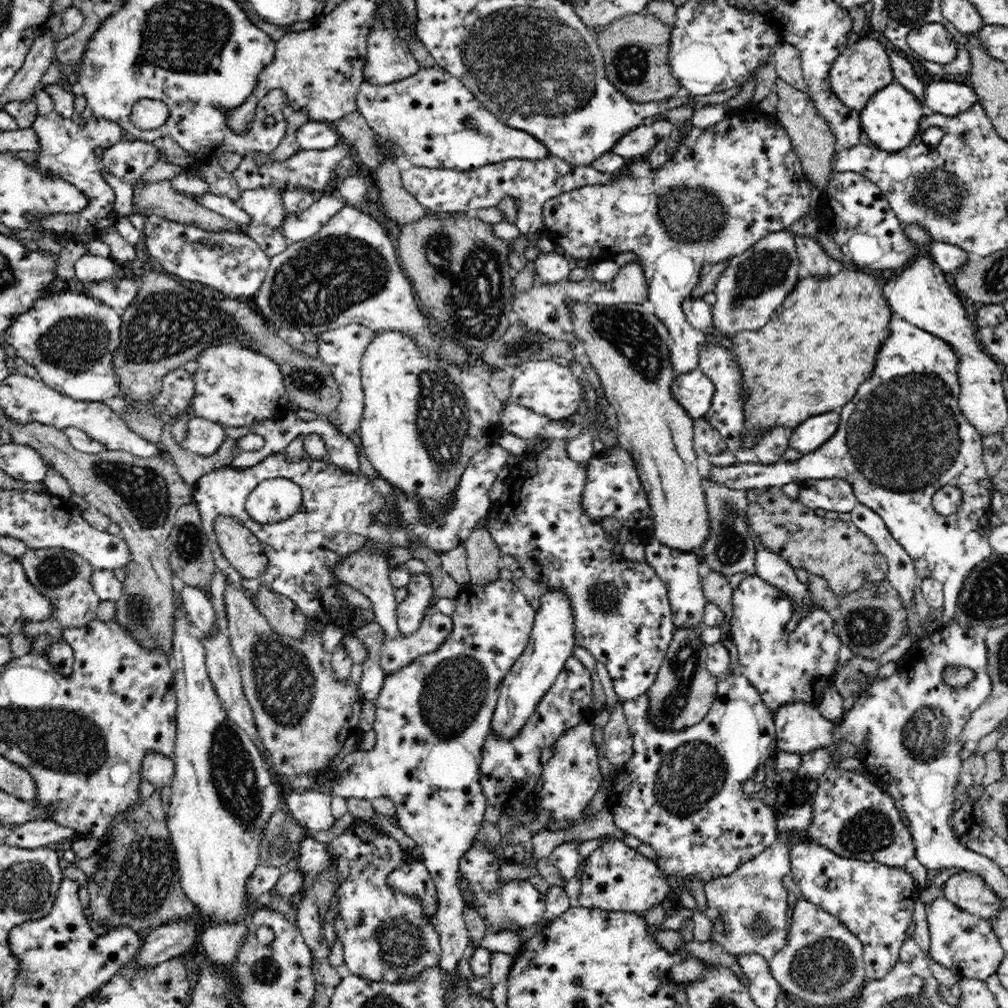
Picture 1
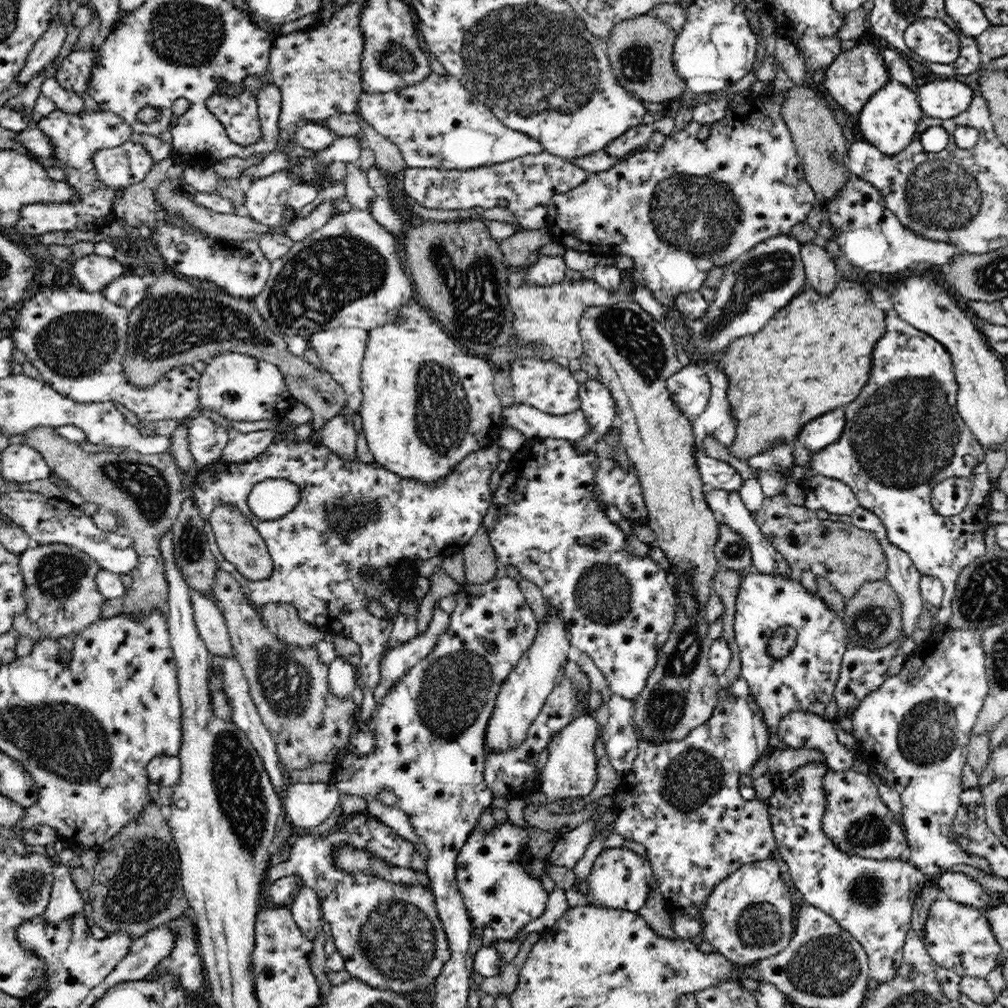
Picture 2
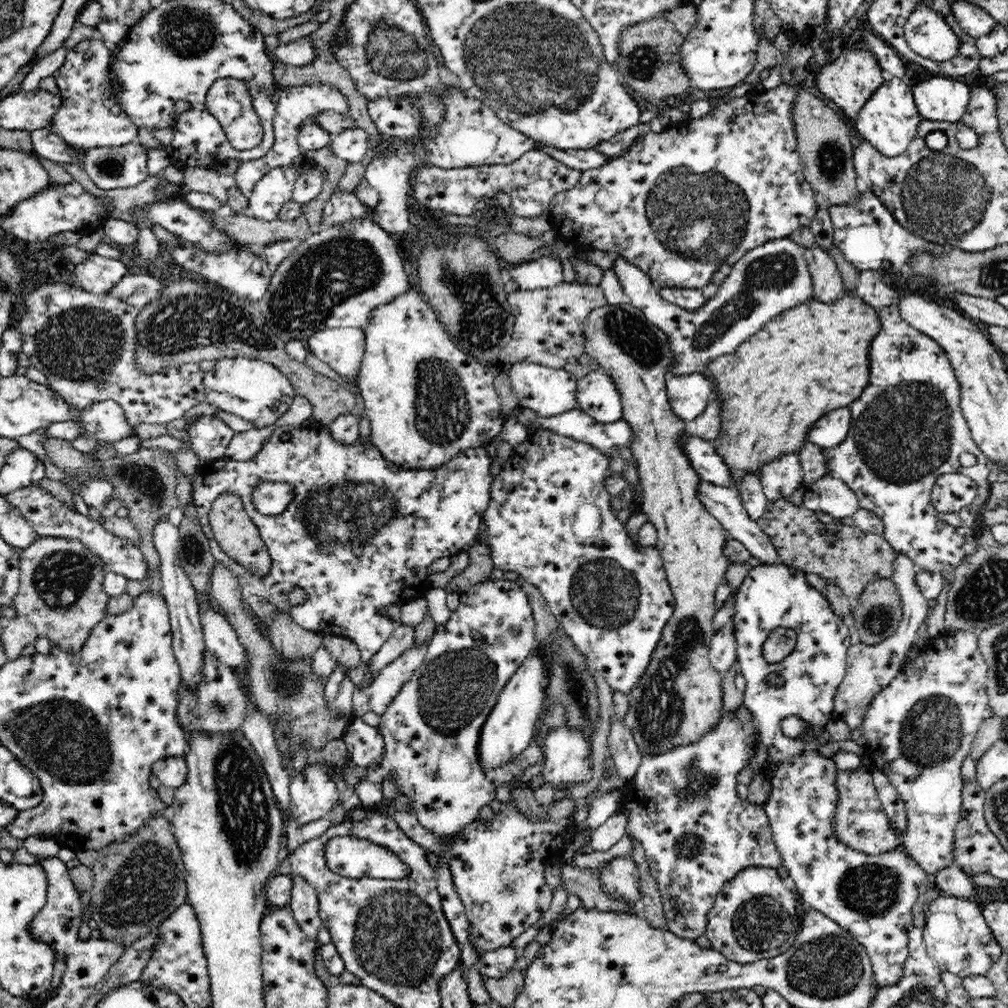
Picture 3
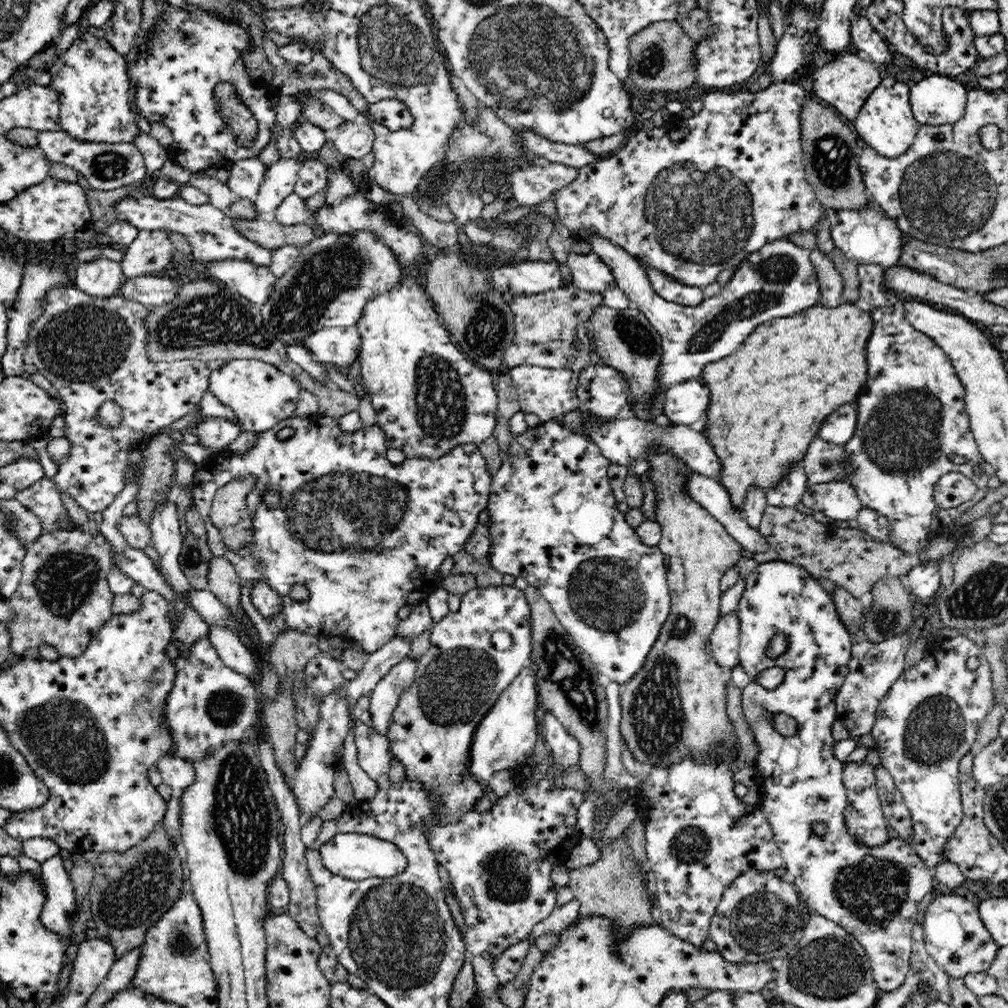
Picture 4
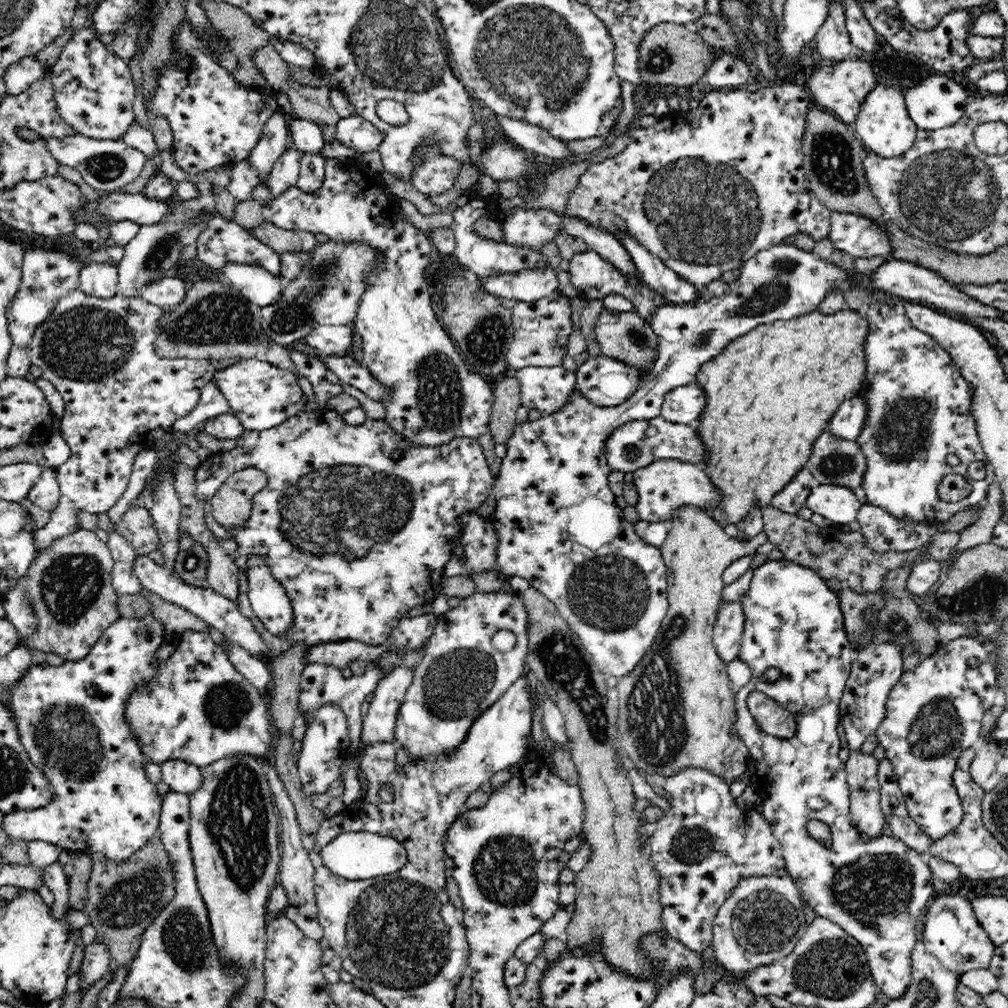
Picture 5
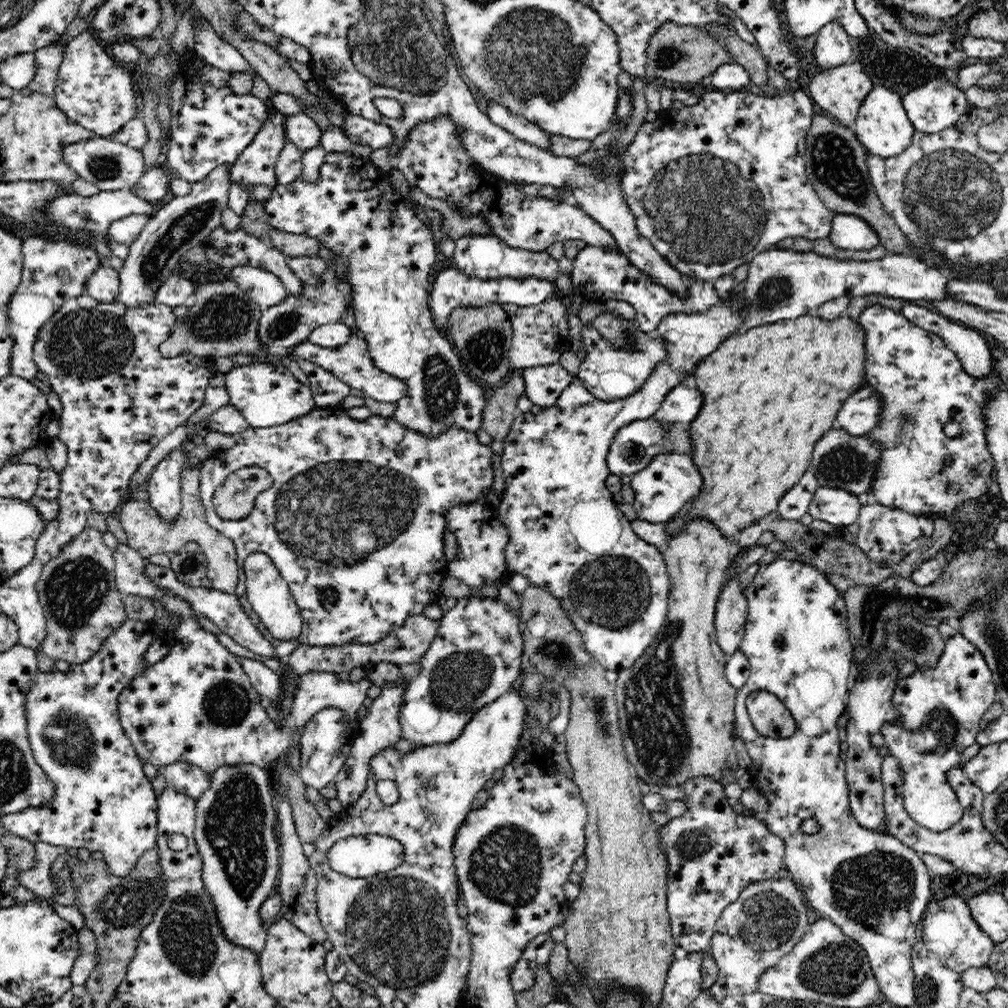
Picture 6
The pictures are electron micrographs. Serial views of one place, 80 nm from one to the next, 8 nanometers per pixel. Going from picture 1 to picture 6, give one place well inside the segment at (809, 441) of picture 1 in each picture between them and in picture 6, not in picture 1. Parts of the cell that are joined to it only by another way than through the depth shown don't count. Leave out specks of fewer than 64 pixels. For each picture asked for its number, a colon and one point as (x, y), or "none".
2: (824, 429)
3: (830, 429)
4: (838, 428)
5: (846, 423)
6: (860, 412)

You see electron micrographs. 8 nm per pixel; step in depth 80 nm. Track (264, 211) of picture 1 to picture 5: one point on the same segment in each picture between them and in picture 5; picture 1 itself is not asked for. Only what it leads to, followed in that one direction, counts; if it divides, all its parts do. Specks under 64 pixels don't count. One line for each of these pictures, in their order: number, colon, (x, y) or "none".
2: (267, 199)
3: (274, 190)
4: (280, 179)
5: (285, 171)

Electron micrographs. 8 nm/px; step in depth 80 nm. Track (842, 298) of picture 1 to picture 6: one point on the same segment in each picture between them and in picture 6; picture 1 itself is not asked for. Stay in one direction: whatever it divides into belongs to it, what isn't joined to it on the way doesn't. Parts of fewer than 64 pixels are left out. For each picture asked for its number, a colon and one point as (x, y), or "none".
2: (814, 356)
3: (814, 358)
4: (767, 400)
5: (772, 392)
6: (769, 394)

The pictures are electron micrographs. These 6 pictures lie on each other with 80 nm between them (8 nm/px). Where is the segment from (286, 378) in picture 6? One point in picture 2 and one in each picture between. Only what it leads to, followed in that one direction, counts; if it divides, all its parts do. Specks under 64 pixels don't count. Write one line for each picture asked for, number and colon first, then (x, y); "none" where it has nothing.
2: (244, 388)
3: (256, 391)
4: (260, 394)
5: (261, 395)

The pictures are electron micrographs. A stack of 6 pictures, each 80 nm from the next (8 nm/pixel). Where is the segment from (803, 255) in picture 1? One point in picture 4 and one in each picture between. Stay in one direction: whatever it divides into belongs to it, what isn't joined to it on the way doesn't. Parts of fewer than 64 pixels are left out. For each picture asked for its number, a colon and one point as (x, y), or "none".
2: (820, 269)
3: (826, 278)
4: (831, 284)

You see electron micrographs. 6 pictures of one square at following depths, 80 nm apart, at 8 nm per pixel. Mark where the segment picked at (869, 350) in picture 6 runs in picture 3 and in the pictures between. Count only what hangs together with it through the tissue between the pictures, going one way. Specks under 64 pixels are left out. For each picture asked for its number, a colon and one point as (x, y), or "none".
3: (906, 429)
4: (910, 417)
5: (917, 412)

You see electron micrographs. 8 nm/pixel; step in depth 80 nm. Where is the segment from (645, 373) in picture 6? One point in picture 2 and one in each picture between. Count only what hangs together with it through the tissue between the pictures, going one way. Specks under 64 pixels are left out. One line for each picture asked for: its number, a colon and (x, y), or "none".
2: (596, 402)
3: (596, 395)
4: (602, 391)
5: (603, 381)

